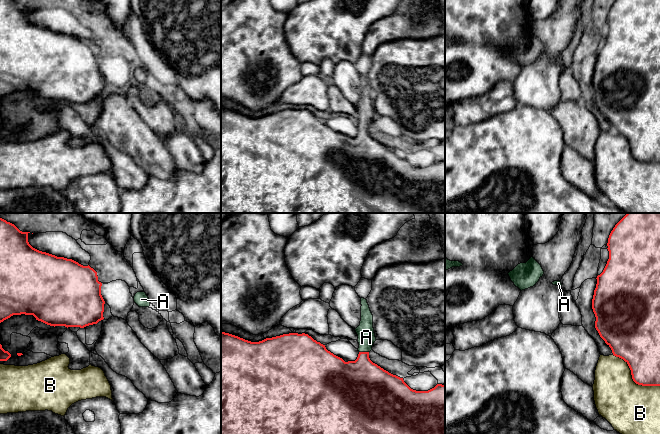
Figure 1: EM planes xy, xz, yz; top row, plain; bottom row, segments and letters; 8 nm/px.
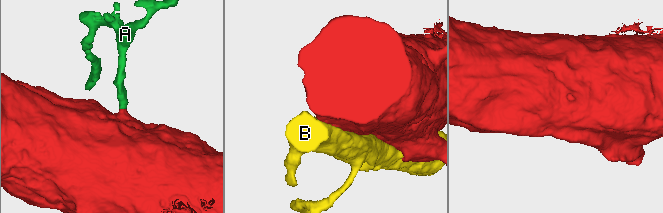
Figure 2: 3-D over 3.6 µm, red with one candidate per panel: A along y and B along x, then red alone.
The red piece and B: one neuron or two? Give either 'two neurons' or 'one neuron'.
two neurons

